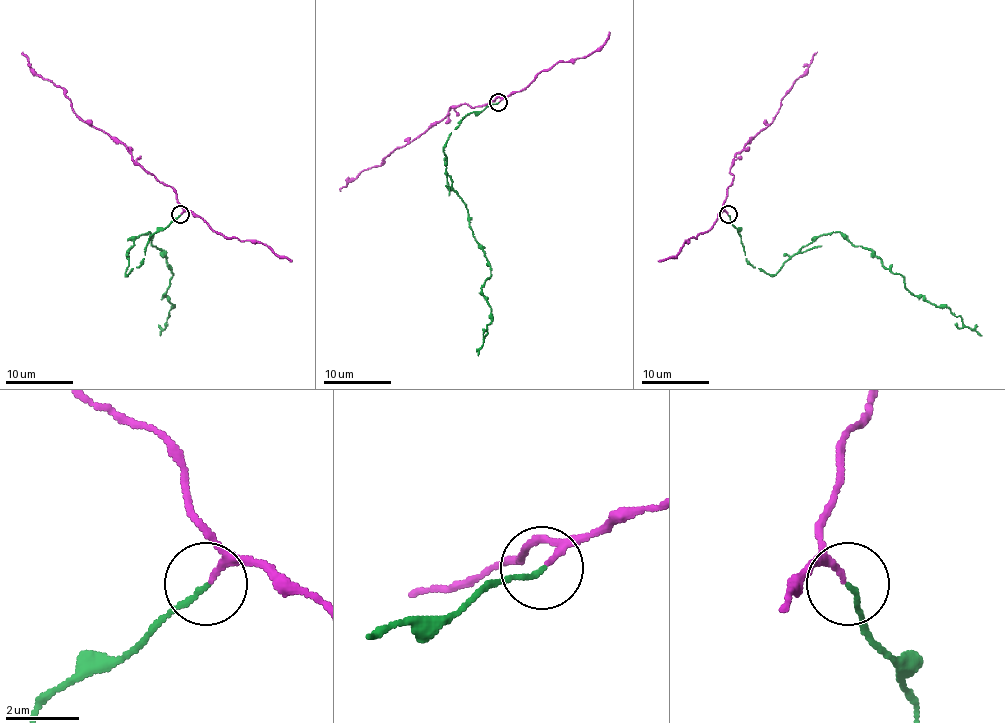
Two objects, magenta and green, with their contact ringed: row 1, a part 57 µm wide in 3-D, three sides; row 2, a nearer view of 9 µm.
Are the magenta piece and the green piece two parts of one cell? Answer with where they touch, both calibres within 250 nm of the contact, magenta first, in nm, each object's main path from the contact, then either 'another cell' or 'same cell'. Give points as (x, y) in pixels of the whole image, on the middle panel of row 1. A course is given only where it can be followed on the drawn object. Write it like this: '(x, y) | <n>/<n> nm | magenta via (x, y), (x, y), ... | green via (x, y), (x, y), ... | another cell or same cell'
(498, 102) | 120/130 nm | magenta via (499, 102), (498, 97), (472, 108), (464, 103), (451, 108), (439, 122), (378, 165), (365, 169), (340, 191) | green via (498, 102), (467, 115), (442, 149), (452, 189), (491, 268), (481, 288), (491, 321), (477, 355) | same cell

